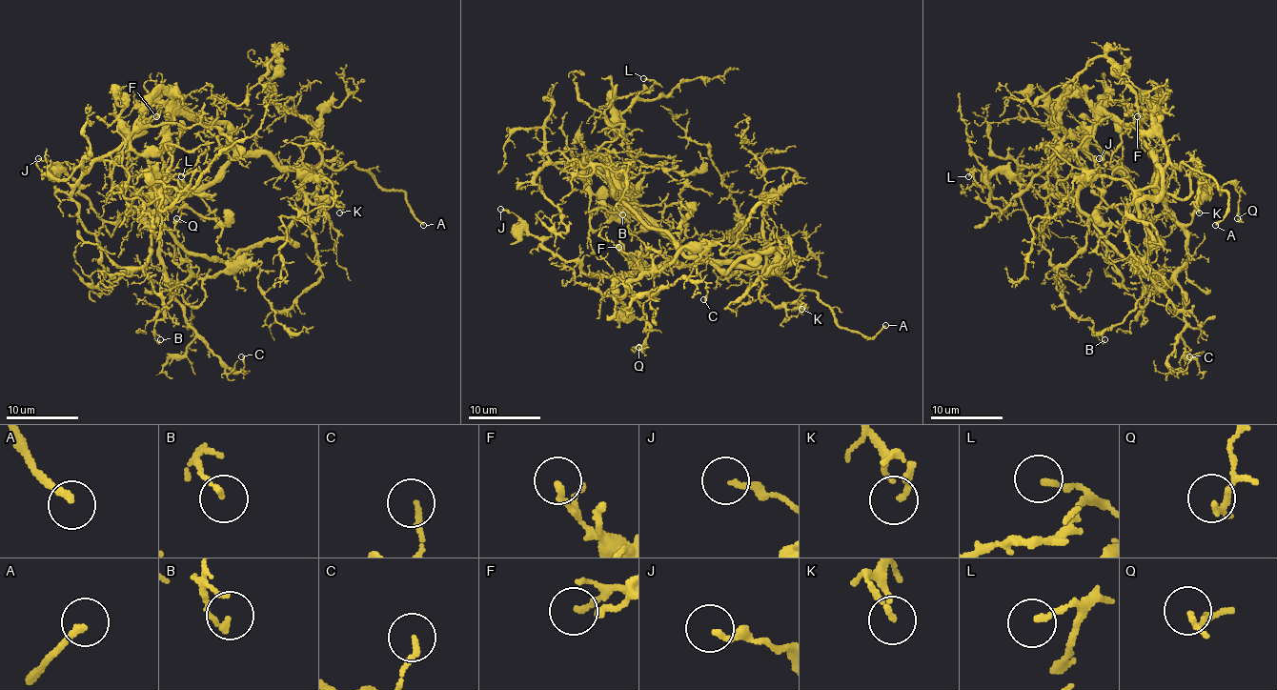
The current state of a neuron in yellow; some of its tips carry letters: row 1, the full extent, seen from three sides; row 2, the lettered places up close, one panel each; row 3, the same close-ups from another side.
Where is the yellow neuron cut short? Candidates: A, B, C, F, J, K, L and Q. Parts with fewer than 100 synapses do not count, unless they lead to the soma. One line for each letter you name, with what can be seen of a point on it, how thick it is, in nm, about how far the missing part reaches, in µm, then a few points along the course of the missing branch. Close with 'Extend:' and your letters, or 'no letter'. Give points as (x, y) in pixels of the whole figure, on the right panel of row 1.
A: at (1215, 225); 200 nm thick; about 60 µm are missing; missing branch runs (1215, 225), (1175, 247), (1150, 249), (1126, 241), (1106, 220), (1090, 176), (1012, 72), (1008, 38), (1001, 30)
Extend: A

